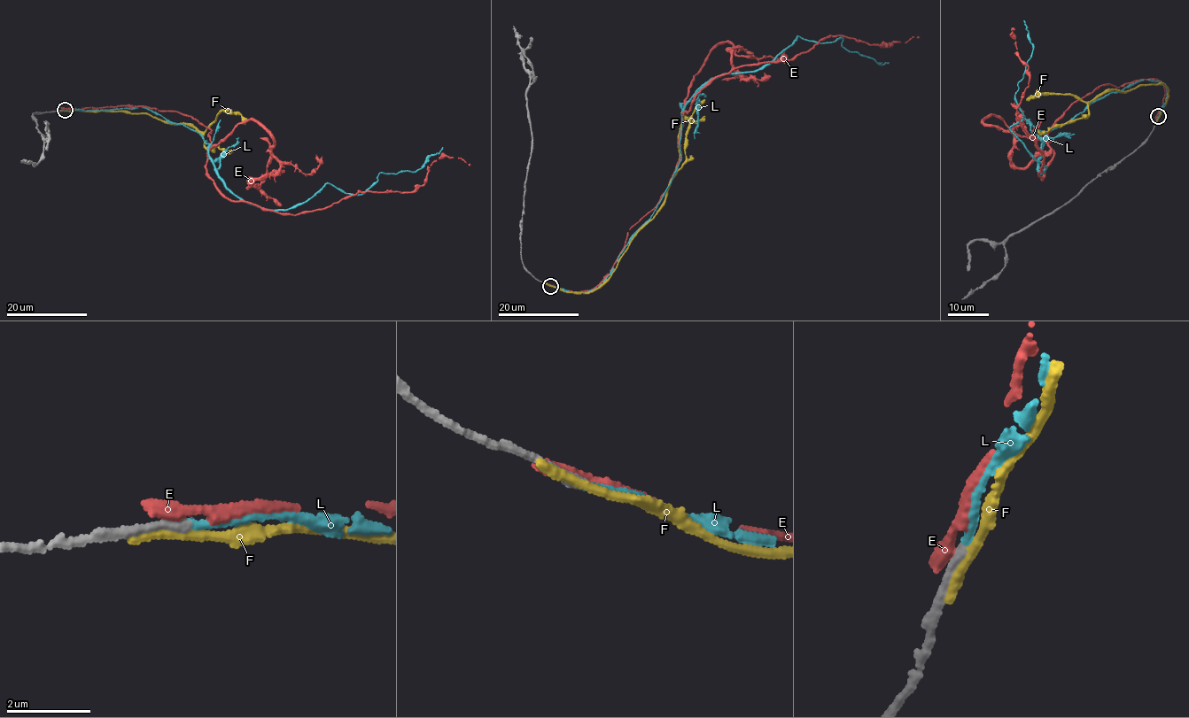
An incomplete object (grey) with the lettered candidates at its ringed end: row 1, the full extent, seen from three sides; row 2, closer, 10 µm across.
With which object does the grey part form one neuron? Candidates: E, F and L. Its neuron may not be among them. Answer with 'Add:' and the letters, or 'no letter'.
Add: L

